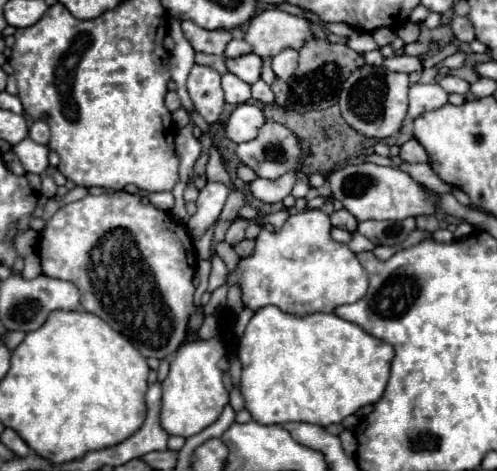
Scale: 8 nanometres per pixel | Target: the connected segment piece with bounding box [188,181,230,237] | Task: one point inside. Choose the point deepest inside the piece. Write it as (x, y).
(212, 198)

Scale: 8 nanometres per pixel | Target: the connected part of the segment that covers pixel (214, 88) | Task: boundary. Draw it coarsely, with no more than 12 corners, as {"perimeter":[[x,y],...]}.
{"perimeter":[[204,65],[188,75],[188,93],[206,123],[224,109],[220,75]]}

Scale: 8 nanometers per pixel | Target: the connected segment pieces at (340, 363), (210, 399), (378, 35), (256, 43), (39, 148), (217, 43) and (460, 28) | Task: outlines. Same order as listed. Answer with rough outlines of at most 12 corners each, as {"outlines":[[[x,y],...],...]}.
{"outlines":[[[254,313],[240,389],[262,425],[376,403],[394,347],[334,313]],[[222,337],[182,345],[162,383],[160,423],[184,439],[230,401]],[[388,27],[374,29],[372,35],[378,47],[396,39],[396,33]],[[280,9],[256,13],[244,39],[260,57],[300,49],[310,23]],[[24,139],[12,147],[28,173],[48,167],[48,147]],[[182,21],[194,51],[222,55],[232,29],[204,29]],[[452,15],[450,27],[458,41],[474,41],[468,17]]]}

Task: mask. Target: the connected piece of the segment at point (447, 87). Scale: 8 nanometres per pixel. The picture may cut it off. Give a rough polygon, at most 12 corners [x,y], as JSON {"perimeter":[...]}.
{"perimeter":[[446,75],[436,81],[446,93],[466,95],[470,83]]}

